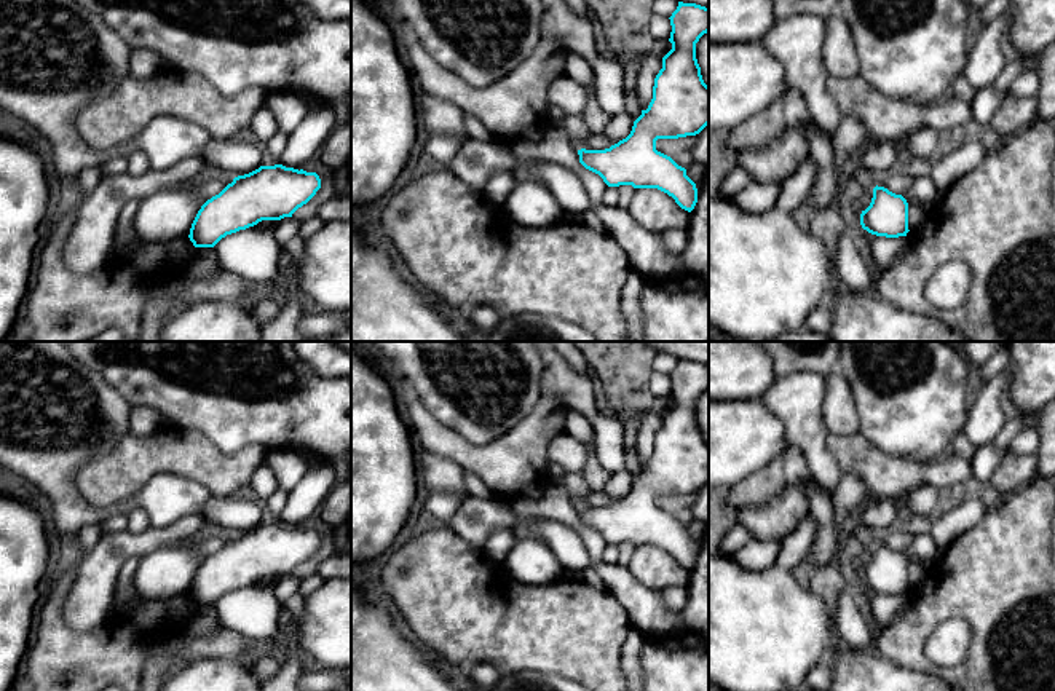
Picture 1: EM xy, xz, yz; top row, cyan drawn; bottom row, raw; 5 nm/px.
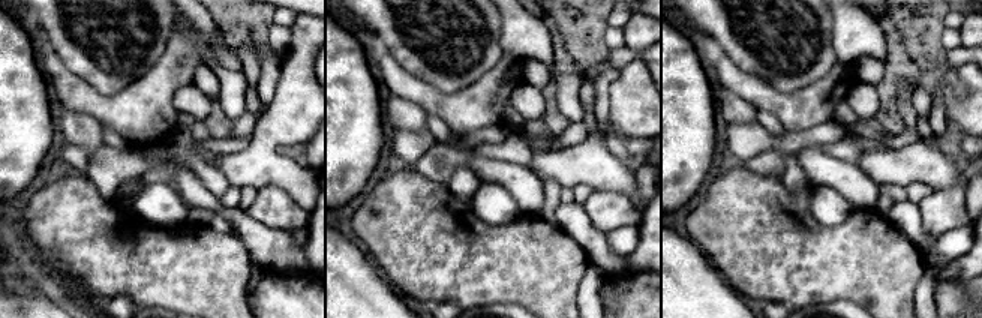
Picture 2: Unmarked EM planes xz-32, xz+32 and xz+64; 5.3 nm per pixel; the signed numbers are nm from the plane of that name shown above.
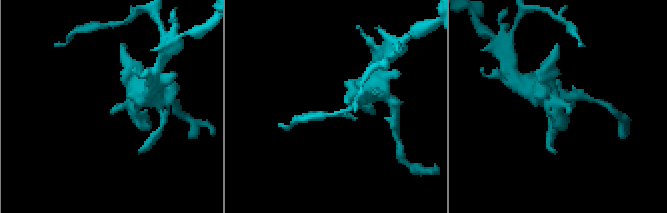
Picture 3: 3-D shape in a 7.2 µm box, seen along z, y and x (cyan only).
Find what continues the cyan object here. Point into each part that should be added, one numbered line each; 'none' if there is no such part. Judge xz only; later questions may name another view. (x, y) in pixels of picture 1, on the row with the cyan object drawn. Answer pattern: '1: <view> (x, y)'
none

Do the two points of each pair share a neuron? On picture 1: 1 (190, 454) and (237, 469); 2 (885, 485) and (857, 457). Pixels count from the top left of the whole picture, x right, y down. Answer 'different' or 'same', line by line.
1: same
2: same

